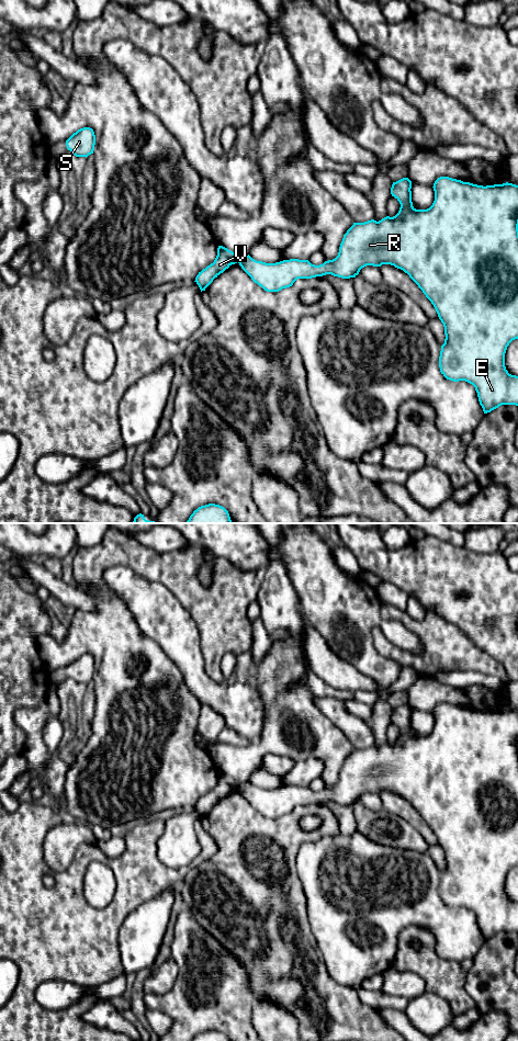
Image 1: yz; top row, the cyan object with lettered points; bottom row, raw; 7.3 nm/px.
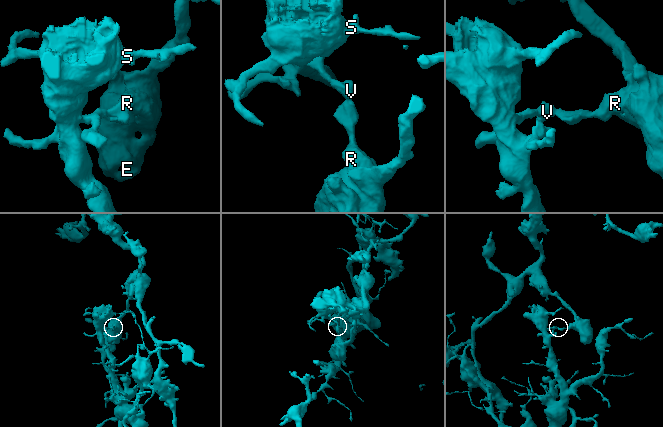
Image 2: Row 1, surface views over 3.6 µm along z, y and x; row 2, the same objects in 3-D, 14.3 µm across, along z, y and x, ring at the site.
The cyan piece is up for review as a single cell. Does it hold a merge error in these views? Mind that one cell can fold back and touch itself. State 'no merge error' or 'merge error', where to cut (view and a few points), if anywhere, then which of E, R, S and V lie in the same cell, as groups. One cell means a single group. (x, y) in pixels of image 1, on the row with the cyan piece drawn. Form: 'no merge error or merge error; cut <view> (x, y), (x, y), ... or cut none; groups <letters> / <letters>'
merge error; cut yz (238, 258), (236, 261); groups E R / S V

